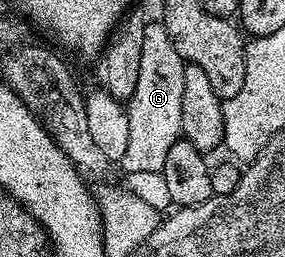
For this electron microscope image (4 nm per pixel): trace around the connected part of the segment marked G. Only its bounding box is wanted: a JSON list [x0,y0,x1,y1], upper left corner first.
[119,21,187,174]

